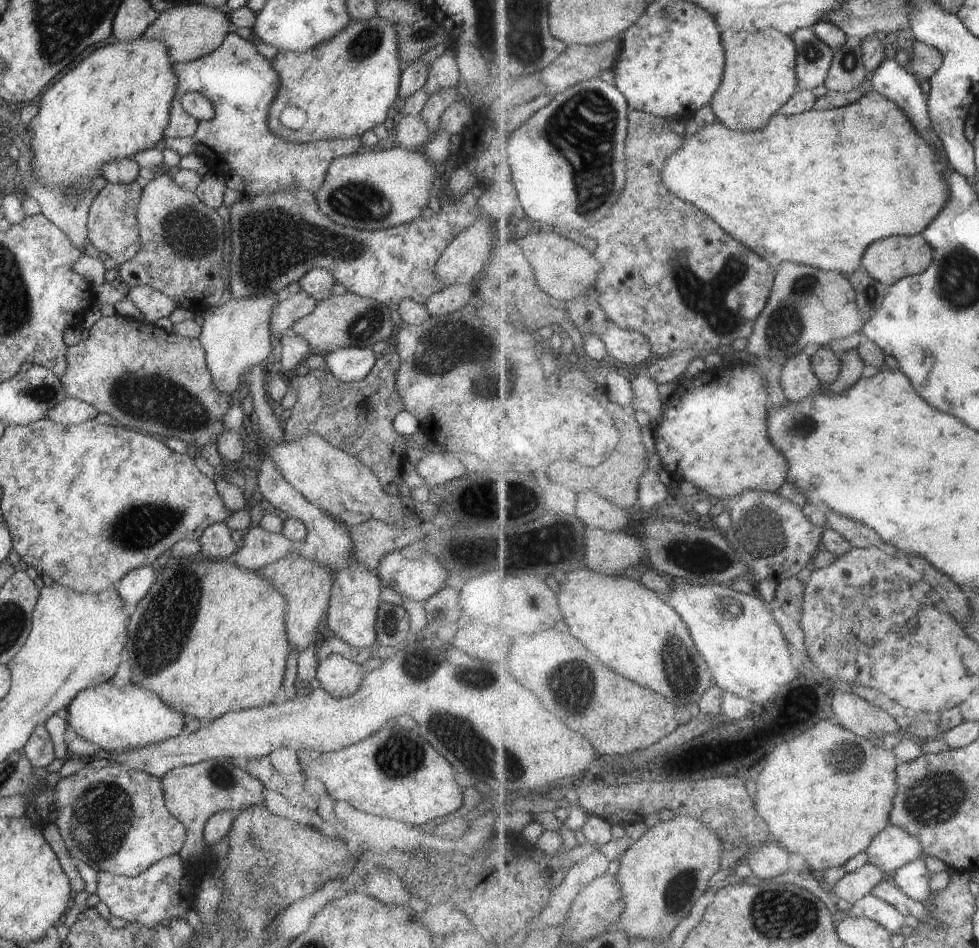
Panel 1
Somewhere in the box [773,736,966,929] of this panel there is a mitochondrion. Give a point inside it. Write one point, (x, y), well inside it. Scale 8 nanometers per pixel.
(838, 763)

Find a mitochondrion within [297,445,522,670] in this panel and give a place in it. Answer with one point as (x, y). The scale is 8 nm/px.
(449, 553)

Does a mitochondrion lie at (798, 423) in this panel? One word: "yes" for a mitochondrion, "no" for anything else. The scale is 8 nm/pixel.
yes

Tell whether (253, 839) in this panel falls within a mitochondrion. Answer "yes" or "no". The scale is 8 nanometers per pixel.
yes

